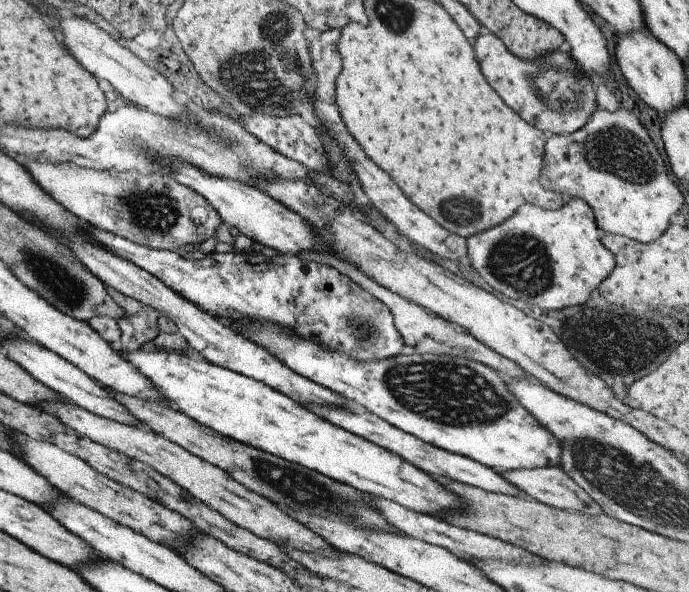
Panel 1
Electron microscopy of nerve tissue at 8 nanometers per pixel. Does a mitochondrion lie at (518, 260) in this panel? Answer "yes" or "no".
yes

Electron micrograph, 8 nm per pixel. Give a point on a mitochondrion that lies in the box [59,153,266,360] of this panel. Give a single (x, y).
(155, 212)

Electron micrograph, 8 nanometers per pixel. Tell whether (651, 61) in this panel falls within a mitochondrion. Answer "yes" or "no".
no

